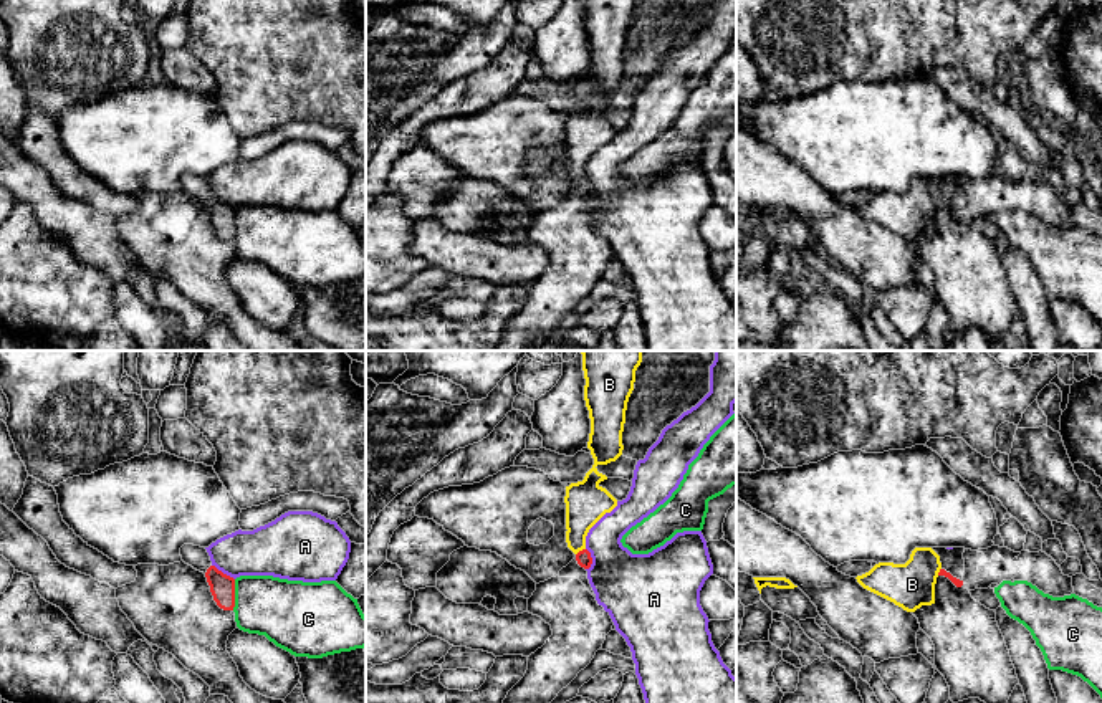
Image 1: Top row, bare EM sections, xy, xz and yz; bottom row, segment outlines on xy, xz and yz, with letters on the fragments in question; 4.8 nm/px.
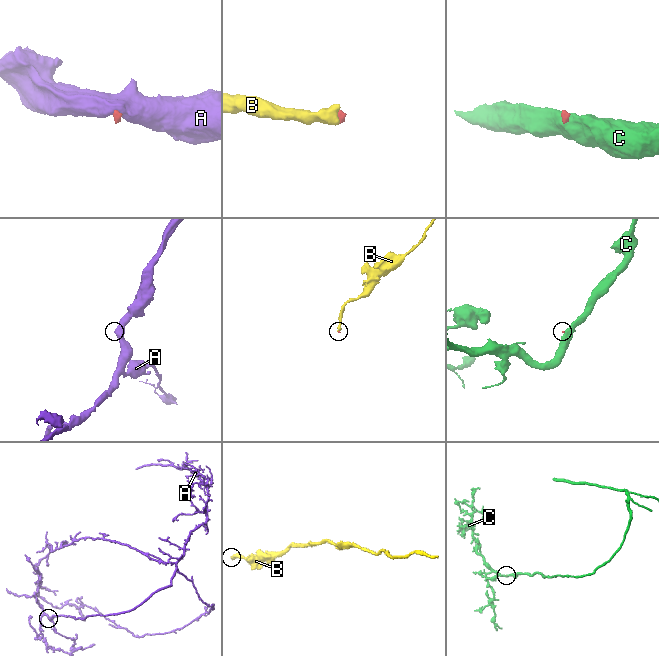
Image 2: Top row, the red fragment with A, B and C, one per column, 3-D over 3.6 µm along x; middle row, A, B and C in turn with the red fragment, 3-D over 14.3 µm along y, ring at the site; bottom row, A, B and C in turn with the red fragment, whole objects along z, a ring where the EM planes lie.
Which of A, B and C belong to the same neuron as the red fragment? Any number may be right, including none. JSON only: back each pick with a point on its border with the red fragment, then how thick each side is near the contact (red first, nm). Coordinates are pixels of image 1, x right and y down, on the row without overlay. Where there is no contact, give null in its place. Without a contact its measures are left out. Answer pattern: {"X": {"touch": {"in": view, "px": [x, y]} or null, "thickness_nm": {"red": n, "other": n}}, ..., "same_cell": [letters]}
{"B": {"touch": {"in": "xz", "px": [579, 181]}, "thickness_nm": {"red": 70, "other": 200}}, "same_cell": ["B"]}

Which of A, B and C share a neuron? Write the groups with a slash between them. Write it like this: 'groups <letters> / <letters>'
groups A / B / C

